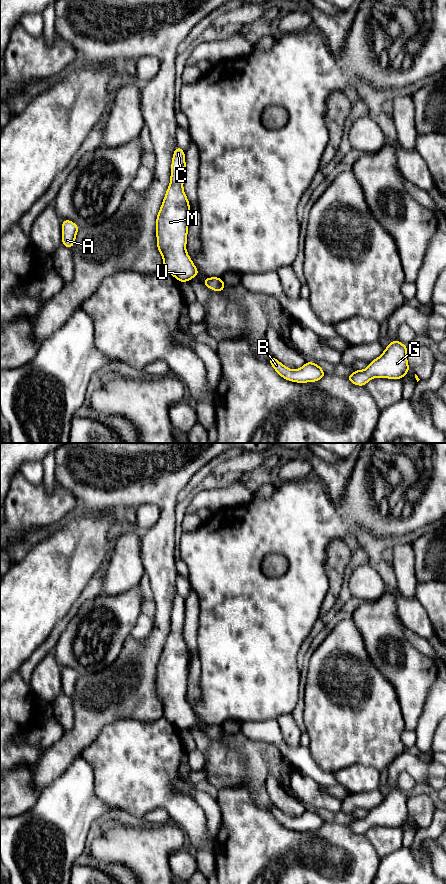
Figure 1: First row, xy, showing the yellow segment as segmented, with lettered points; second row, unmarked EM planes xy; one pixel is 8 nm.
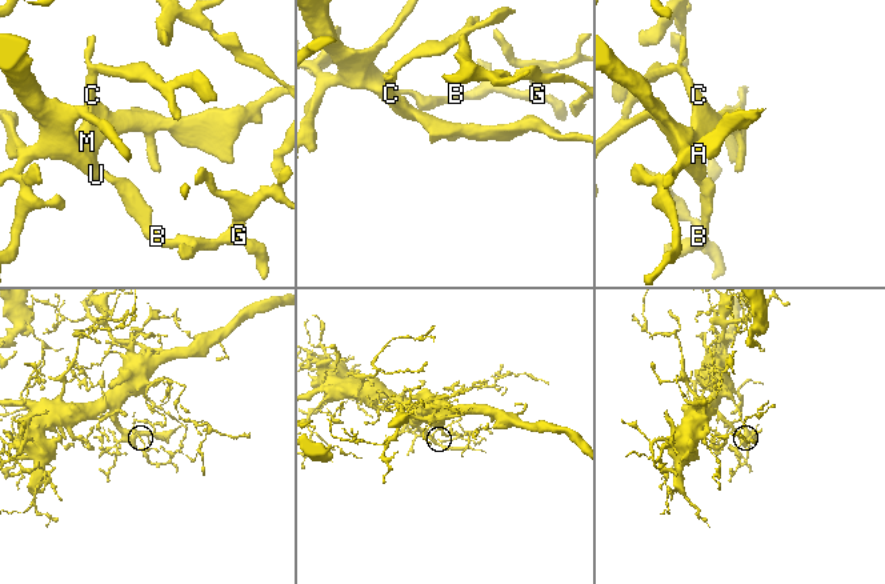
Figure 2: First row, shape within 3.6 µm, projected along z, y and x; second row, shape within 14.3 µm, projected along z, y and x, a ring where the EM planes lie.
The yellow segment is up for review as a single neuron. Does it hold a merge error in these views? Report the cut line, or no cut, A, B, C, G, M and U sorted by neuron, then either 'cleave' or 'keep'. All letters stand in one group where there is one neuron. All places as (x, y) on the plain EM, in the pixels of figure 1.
no cut | A B C G M U | keep

